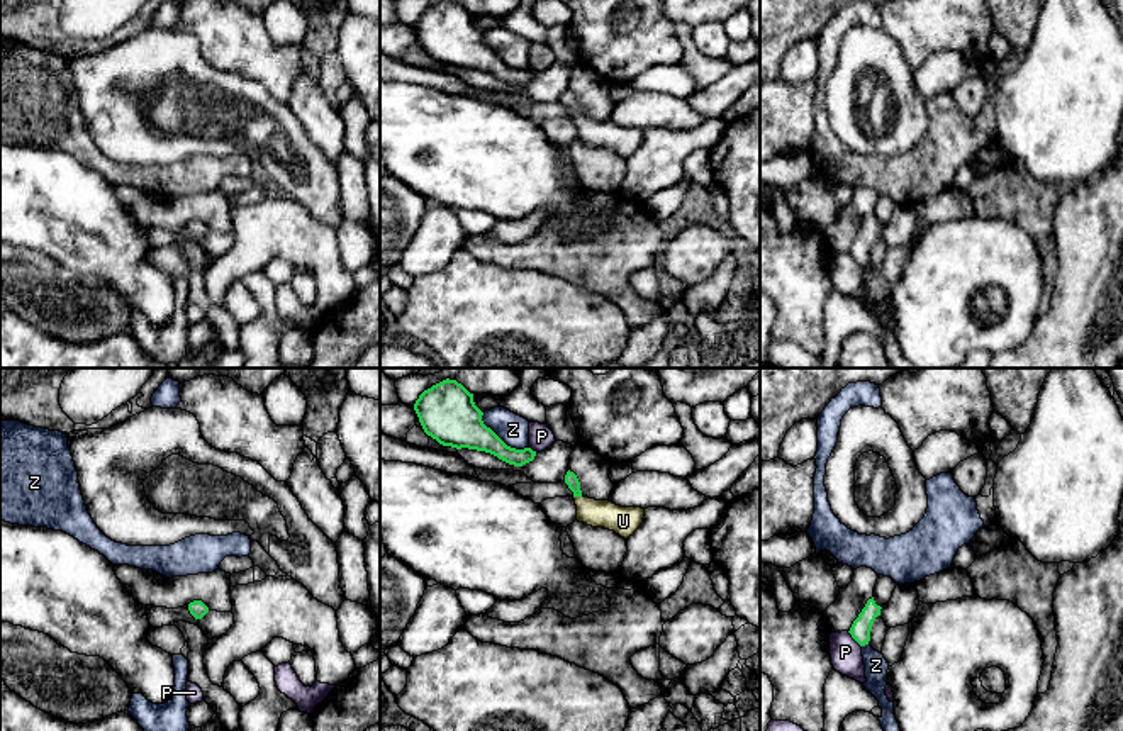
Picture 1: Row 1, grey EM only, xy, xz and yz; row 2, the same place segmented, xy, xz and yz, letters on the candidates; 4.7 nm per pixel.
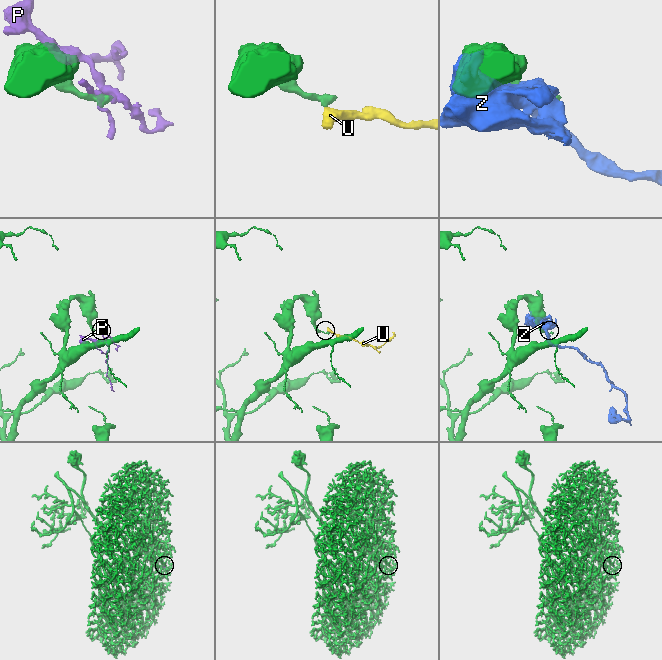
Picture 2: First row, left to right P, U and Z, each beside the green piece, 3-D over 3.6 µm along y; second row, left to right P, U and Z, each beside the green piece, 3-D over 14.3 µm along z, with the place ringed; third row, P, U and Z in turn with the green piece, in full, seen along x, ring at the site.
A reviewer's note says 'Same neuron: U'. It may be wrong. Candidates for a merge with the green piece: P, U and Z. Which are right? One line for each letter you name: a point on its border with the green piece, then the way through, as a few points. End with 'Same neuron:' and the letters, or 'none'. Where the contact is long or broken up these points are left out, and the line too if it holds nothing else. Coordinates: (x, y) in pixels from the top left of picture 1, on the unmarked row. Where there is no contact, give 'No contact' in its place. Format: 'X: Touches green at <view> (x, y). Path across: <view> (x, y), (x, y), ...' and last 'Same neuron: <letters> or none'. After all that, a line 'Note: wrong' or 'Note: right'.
U: Touches green at xz (577, 116). Path across: xz (570, 99), (577, 116), (594, 133), (623, 141)
Same neuron: U
Note: right

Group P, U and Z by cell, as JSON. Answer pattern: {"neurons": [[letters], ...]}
{"neurons": [["P"], ["U"], ["Z"]]}

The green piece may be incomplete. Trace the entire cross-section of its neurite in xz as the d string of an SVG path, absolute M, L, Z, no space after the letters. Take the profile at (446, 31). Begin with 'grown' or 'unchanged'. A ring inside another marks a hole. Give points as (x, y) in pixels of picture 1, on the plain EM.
unchanged; M443 0L424 10L414 31L424 53L443 66L485 71L514 86L522 86L536 76L531 68L507 66L487 47L482 41L483 32L473 22L473 14L456 0Z

